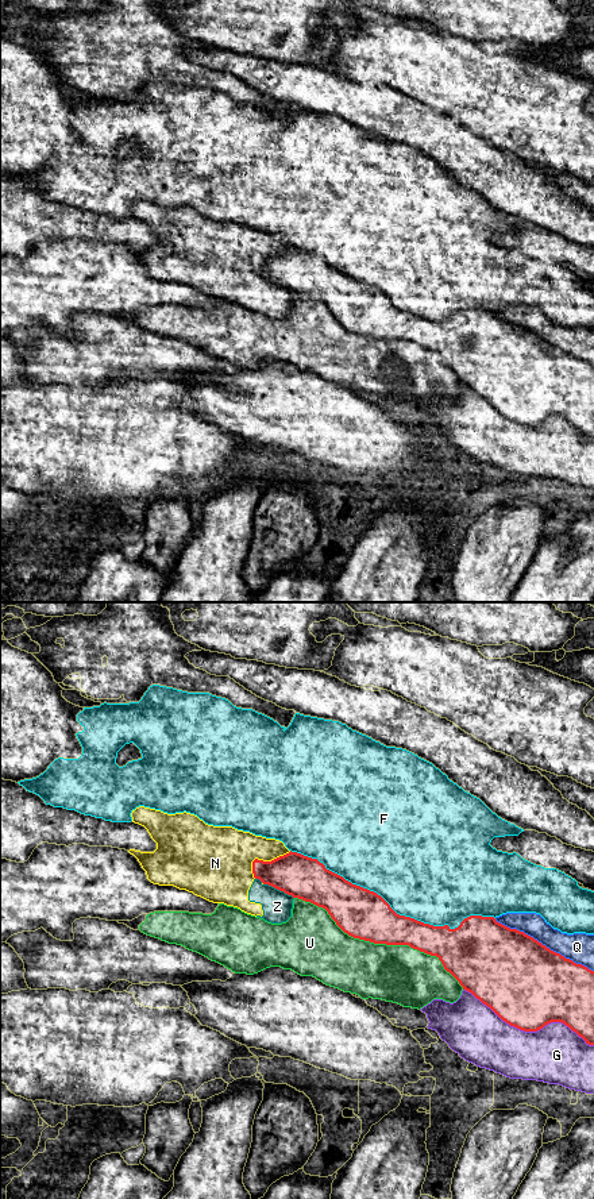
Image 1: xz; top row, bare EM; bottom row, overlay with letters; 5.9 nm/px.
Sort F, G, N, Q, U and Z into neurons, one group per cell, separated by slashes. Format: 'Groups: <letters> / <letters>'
Groups: F / G / N Z / Q / U

